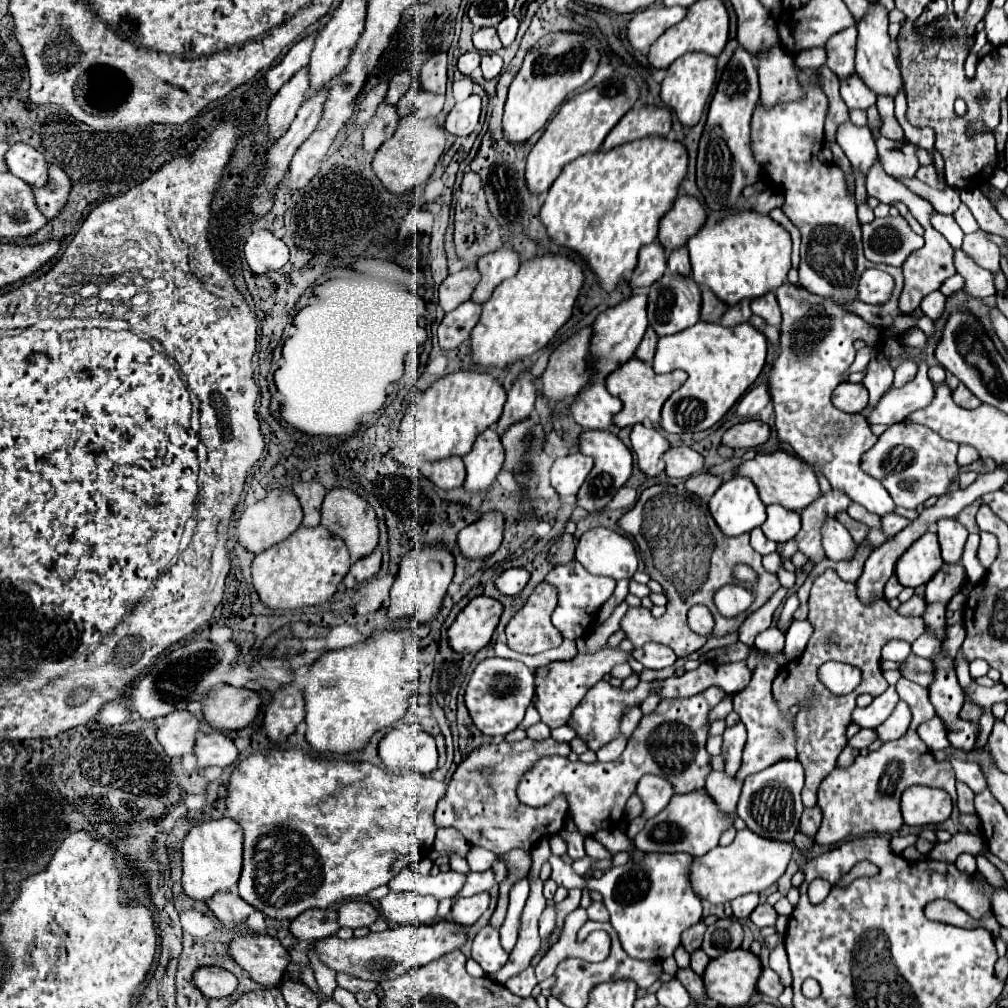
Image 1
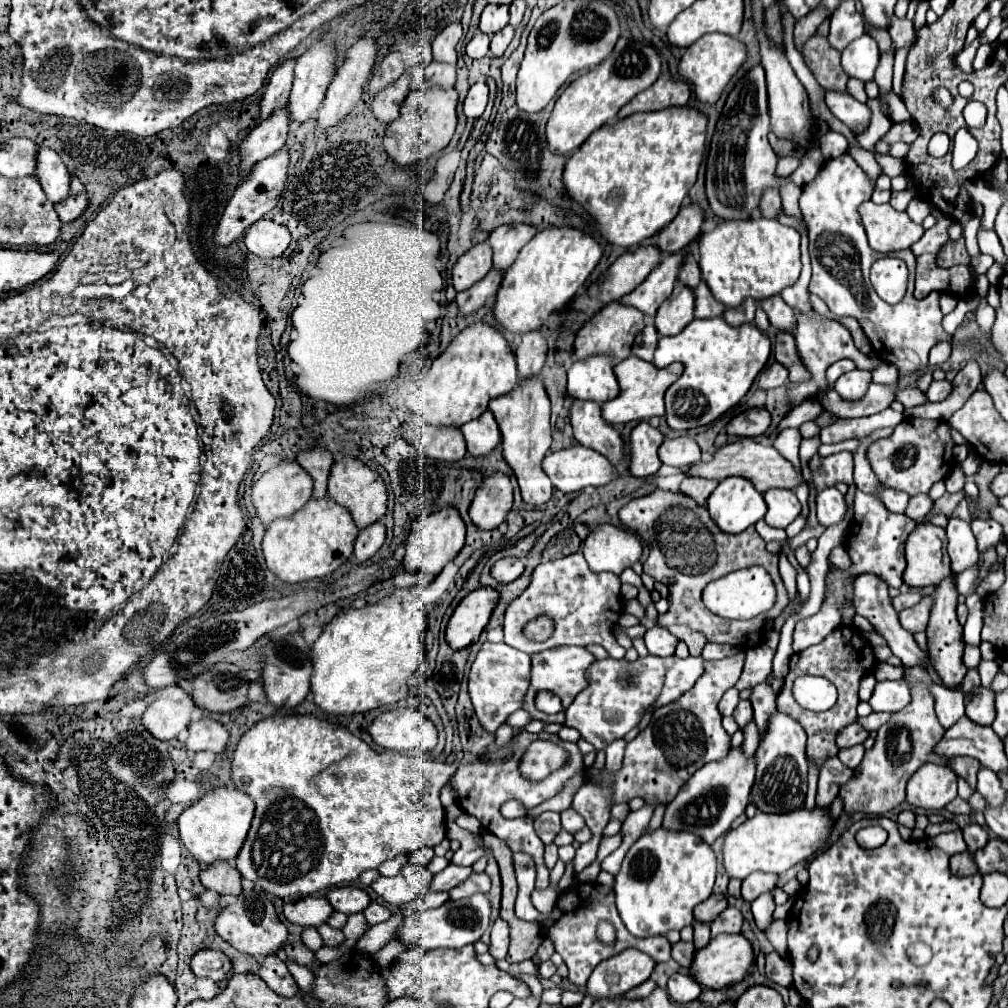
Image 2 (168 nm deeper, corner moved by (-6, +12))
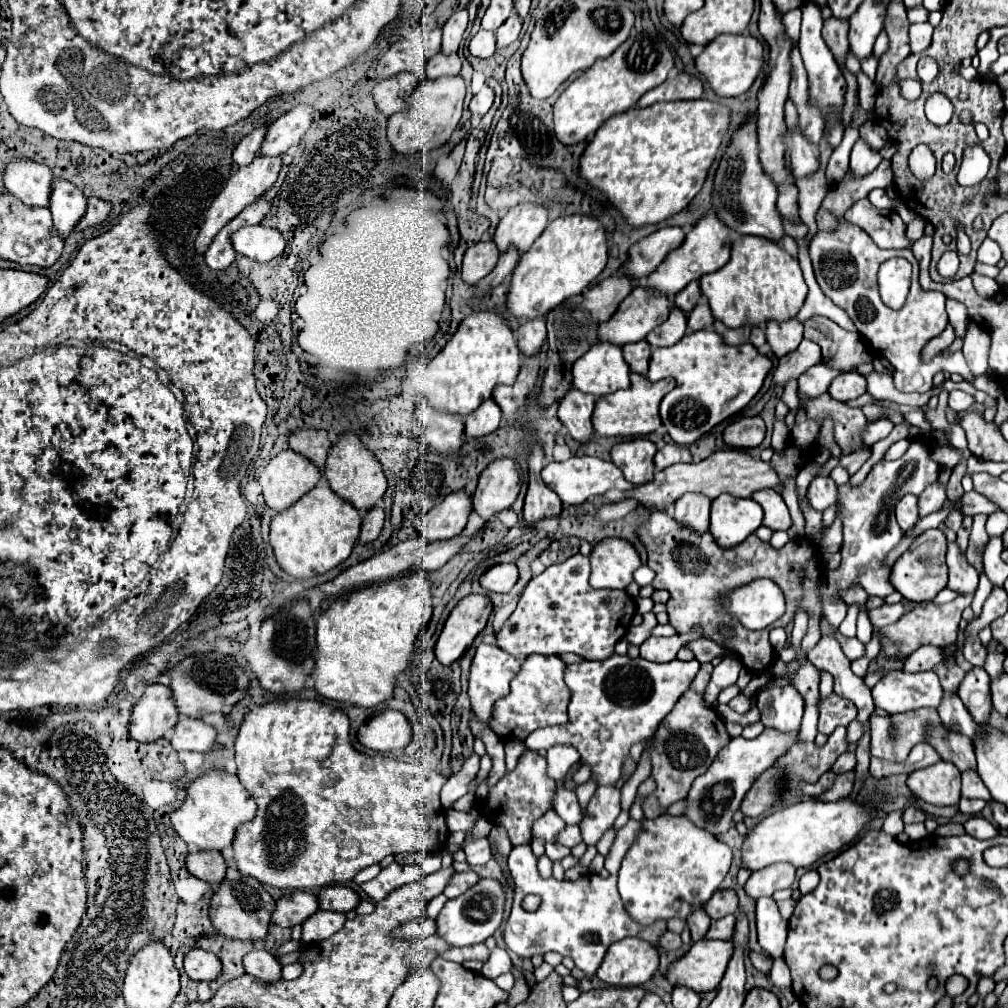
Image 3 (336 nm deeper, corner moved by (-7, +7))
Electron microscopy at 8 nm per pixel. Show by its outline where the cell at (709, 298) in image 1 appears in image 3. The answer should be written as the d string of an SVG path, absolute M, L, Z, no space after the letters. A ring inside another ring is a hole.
M701 300L701 302L699 302L699 304L689 312L687 320L689 320L687 324L689 324L691 330L713 328L713 322L715 322L715 318L713 318L713 314L711 314L711 308L707 306L705 300Z

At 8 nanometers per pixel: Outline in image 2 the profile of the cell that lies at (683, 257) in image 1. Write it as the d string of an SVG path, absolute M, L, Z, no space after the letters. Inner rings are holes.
M694 255L692 257L686 257L686 261L684 261L684 265L682 265L682 269L680 269L680 277L678 277L684 285L688 285L690 289L696 289L698 287L698 283L700 283L700 267L698 267L698 263L696 263L696 259L694 259Z

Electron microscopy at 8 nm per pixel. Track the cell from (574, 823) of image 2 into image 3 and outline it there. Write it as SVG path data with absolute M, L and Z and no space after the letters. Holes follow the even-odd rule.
M561 786L555 794L555 812L563 818L565 824L579 824L583 820L583 810L575 792L567 790L565 786Z

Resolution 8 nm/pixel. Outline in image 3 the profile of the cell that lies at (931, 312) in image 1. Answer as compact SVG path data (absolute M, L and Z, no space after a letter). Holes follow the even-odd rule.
M947 300L947 314L949 314L949 324L955 328L955 334L963 336L967 324L969 324L967 308L957 300Z

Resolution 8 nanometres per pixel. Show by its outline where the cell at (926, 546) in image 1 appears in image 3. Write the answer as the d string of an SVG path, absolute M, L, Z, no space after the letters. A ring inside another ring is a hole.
M935 528L927 530L921 536L913 540L907 552L903 552L891 570L891 584L897 592L903 594L903 598L911 602L927 602L933 600L945 586L947 586L947 564L945 564L945 552L947 552L947 540L945 534Z

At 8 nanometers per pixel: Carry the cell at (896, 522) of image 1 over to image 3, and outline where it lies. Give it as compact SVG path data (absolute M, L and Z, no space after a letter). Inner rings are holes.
M935 482L935 486L929 486L921 496L919 496L919 518L931 514L931 512L937 512L943 502L947 500L945 496L945 488L941 484Z

